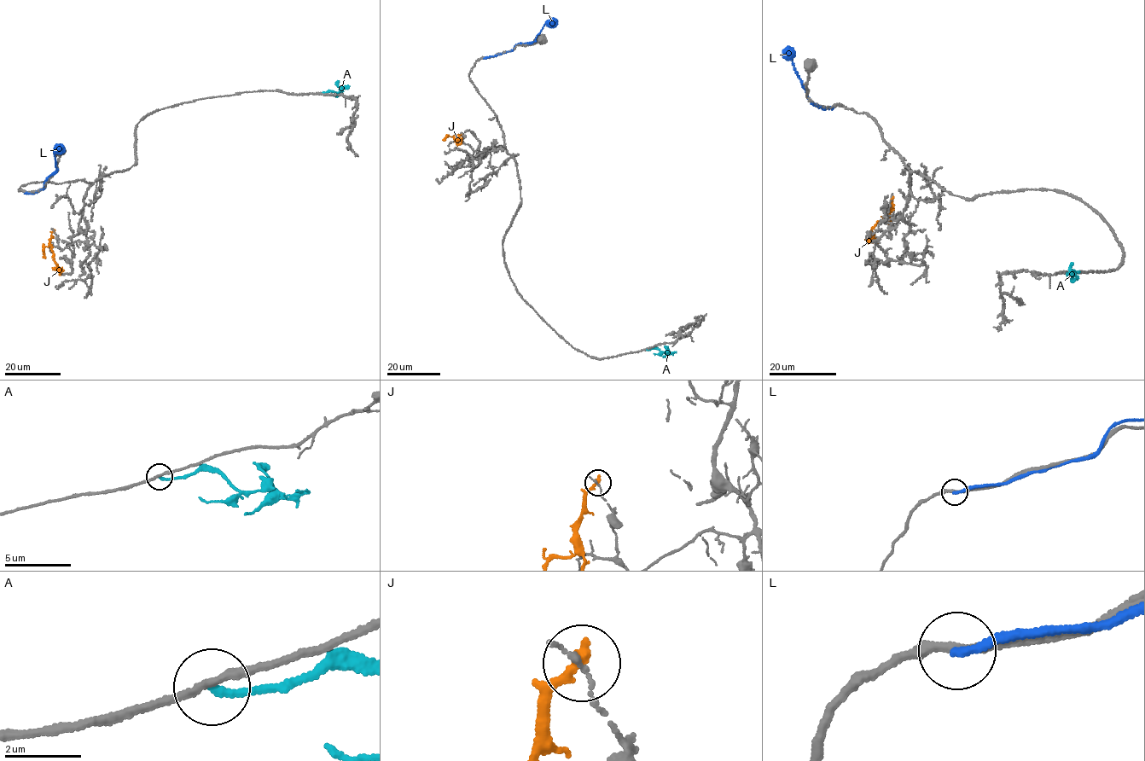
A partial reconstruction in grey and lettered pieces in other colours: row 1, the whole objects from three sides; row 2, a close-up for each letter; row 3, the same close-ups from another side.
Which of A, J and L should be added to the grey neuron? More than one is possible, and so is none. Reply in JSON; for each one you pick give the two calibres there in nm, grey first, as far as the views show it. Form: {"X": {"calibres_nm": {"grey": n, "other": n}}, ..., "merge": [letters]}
{"merge": []}

